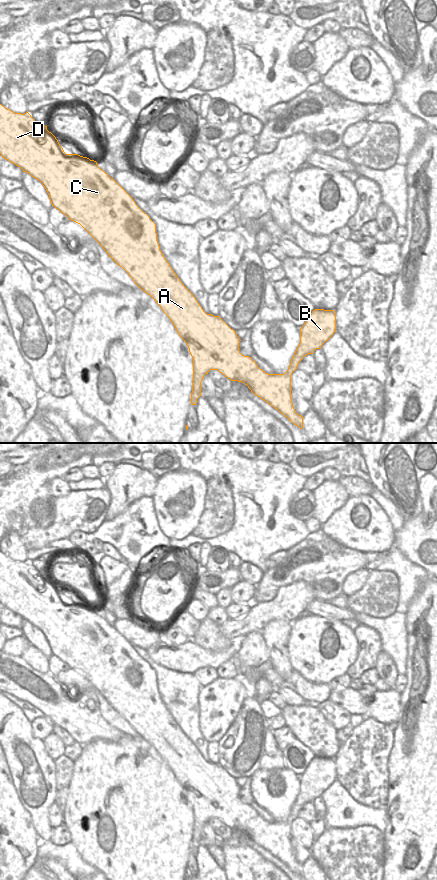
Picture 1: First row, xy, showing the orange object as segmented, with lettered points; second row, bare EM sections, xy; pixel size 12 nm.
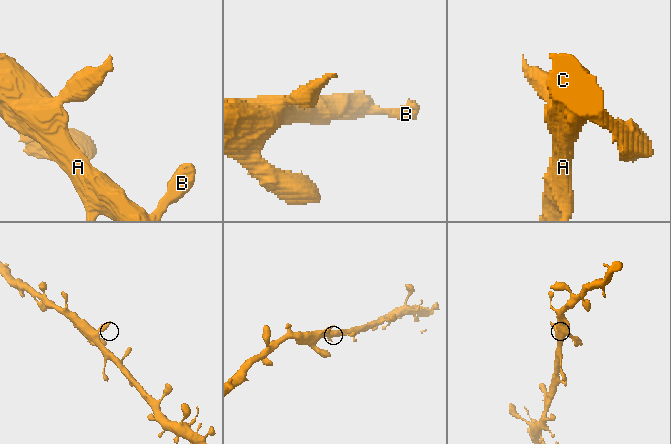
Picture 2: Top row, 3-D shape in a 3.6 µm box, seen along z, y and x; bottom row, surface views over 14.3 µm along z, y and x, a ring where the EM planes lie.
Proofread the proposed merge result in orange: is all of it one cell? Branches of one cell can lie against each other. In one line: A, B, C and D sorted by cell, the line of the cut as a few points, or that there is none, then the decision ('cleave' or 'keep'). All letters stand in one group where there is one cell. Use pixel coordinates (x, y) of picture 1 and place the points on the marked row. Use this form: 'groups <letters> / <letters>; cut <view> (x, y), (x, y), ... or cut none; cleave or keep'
groups A B C D; cut none; keep

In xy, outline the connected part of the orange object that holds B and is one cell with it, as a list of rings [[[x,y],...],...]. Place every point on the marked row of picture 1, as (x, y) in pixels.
[[[0,104],[0,154],[2,158],[20,167],[39,180],[46,189],[52,206],[66,215],[69,220],[80,224],[106,251],[109,257],[122,267],[135,284],[150,295],[168,316],[179,336],[185,341],[193,361],[193,385],[191,404],[196,405],[201,394],[201,382],[210,370],[218,370],[231,381],[242,382],[251,392],[277,409],[300,429],[303,428],[303,416],[296,413],[291,399],[291,375],[299,362],[308,354],[328,341],[336,332],[334,310],[315,309],[300,328],[300,343],[292,356],[288,370],[284,374],[268,374],[258,367],[249,356],[239,351],[240,339],[219,316],[204,312],[193,294],[180,281],[172,267],[165,259],[157,241],[156,224],[135,203],[133,198],[97,165],[97,162],[78,154],[66,154],[56,137],[47,130],[47,126],[36,122],[28,111],[15,113]]]

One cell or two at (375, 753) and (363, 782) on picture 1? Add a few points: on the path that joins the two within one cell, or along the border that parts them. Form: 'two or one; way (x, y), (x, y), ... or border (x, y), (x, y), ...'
one; way (368, 760), (363, 765), (363, 775)

